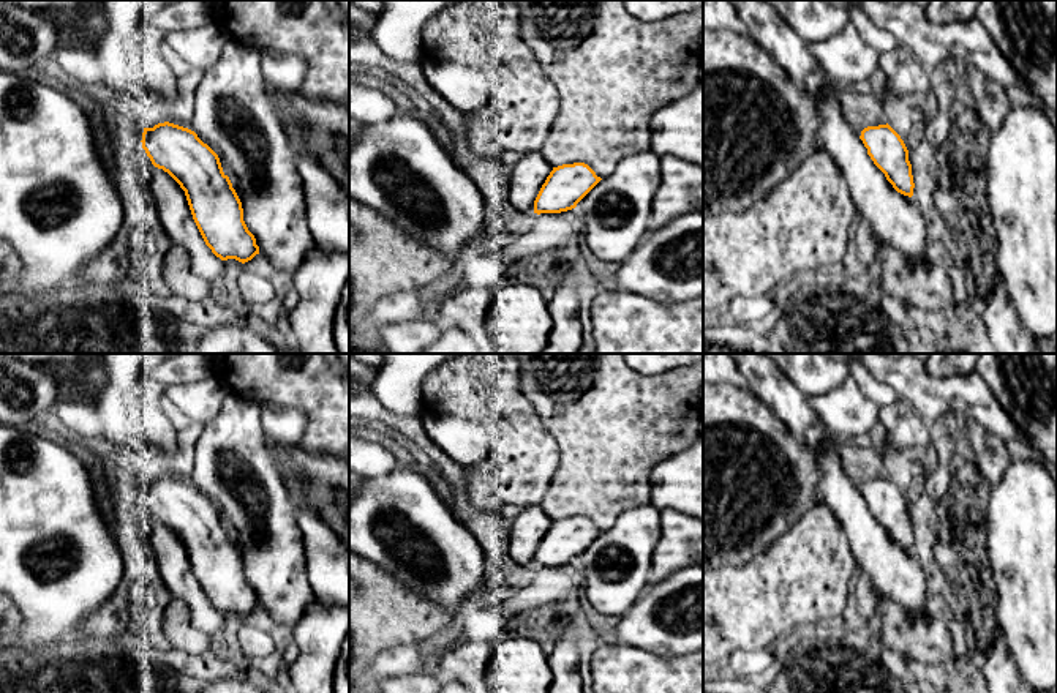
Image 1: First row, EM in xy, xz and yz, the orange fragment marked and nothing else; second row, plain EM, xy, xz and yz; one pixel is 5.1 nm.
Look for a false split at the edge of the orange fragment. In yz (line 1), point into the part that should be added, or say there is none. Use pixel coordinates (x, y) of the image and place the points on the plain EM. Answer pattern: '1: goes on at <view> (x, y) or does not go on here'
1: goes on at yz (896, 573)

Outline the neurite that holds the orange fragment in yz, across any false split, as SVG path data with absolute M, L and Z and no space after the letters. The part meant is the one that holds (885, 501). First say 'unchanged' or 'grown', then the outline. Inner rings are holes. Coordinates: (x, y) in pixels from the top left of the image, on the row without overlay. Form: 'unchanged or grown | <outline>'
grown | M765 354L732 357L755 398L817 450L818 491L845 530L860 570L913 620L929 617L926 575L912 551L912 518L901 489L888 477L867 480L858 489L836 455L839 436L815 415L809 398Z

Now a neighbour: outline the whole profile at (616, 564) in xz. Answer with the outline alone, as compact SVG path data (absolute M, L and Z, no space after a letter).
M649 502L624 510L575 560L585 576L581 597L602 614L624 616L648 586L659 538L659 508Z

